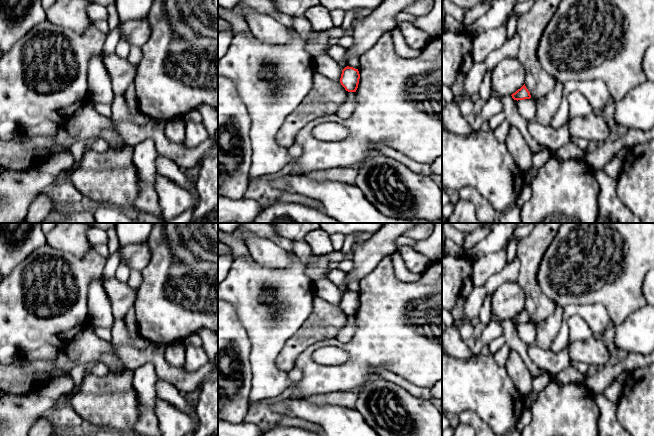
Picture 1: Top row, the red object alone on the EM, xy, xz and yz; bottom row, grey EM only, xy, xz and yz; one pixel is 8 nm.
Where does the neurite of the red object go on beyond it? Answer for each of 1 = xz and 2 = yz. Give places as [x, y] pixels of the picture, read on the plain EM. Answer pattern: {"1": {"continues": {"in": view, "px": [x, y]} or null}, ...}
{"1": {"continues": null}, "2": {"continues": null}}

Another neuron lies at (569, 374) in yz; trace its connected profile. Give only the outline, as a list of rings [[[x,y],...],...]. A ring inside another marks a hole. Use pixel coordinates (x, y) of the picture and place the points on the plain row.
[[[568,365],[561,370],[555,377],[557,383],[568,384],[568,383],[581,383],[584,381],[585,376],[578,371],[574,366]]]

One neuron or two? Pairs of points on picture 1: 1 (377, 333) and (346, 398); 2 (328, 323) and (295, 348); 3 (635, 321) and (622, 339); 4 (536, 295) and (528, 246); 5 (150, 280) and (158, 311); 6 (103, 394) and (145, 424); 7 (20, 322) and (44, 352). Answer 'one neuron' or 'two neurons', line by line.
1: two neurons
2: one neuron
3: one neuron
4: one neuron
5: one neuron
6: two neurons
7: two neurons

